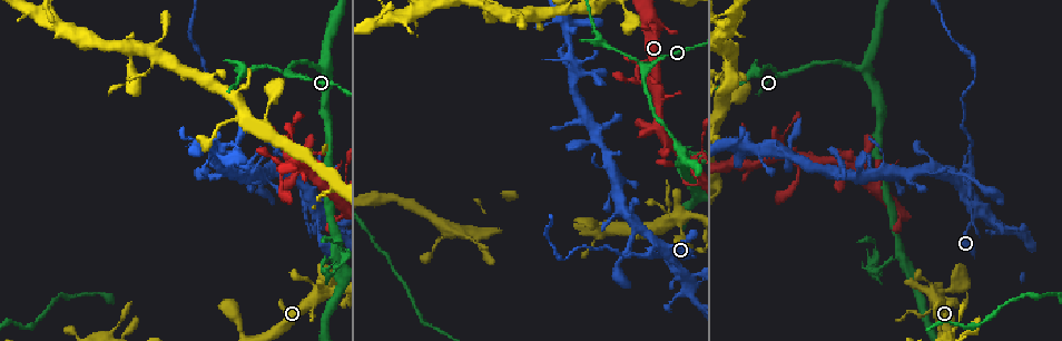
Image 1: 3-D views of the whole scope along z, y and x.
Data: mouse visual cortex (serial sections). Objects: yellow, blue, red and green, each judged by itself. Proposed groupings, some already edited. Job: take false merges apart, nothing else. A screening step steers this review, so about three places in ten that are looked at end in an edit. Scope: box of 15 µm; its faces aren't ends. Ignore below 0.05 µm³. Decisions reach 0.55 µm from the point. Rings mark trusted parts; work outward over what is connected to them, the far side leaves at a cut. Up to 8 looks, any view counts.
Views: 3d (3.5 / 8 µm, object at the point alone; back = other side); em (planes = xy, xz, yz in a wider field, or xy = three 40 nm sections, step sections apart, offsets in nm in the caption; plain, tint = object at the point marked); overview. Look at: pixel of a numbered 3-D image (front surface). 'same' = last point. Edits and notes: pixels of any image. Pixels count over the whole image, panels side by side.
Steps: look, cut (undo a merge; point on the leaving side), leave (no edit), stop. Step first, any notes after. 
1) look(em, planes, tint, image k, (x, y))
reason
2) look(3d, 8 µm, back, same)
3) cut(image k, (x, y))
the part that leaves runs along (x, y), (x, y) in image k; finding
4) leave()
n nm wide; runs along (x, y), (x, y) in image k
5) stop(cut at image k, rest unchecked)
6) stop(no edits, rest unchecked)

look(3d, 3.5 µm, back, image 1, (683, 217))
sharp bend

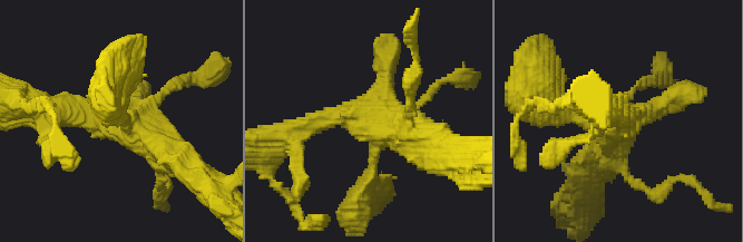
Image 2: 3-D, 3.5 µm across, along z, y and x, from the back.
leave()
runs along (194, 171), (136, 123), (68, 113) in image 2; all the same cell

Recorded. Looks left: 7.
look(3d, 3.5 µm, image 1, (1007, 230))
two arms at a narrow angle

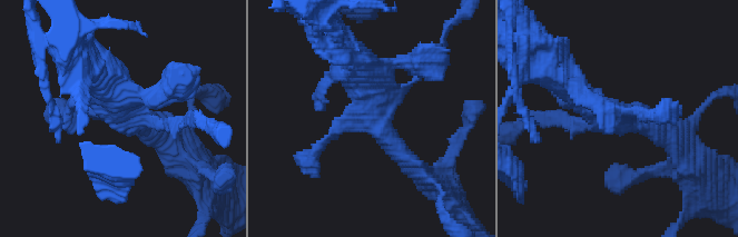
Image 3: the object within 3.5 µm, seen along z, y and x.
look(em, xy, step 2, tint, image 3, (374, 105))
shape alone is not enough

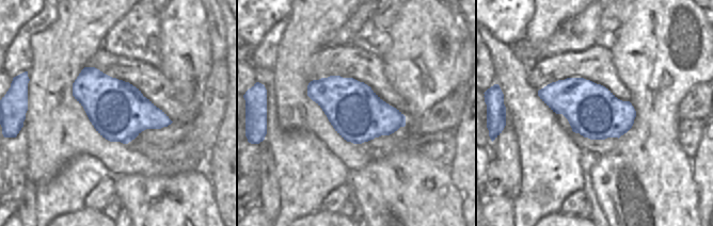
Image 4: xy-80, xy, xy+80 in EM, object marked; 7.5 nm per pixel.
cut(image 3, (560, 118))
two cells meet here

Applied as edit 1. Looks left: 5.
look(overview)

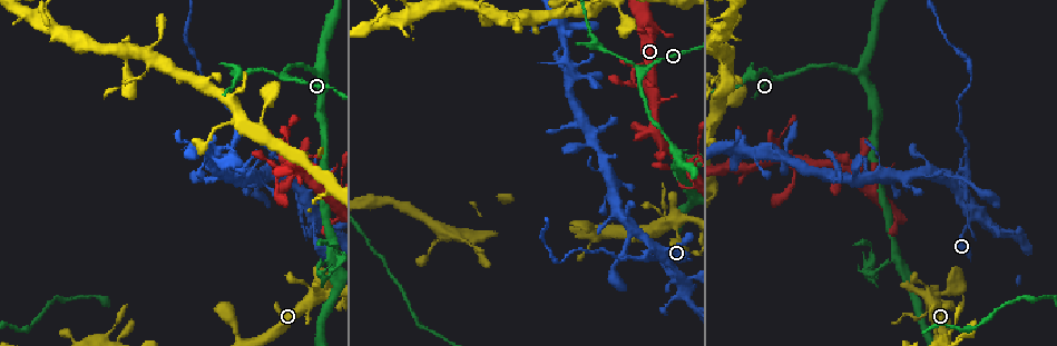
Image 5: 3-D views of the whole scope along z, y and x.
look(3d, 3.5 µm, image 5, (299, 186))
small branch off a trunk

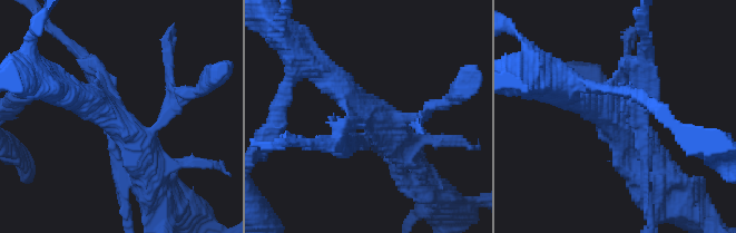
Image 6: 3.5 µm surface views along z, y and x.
look(em, planes, tint, image 6, (612, 119))

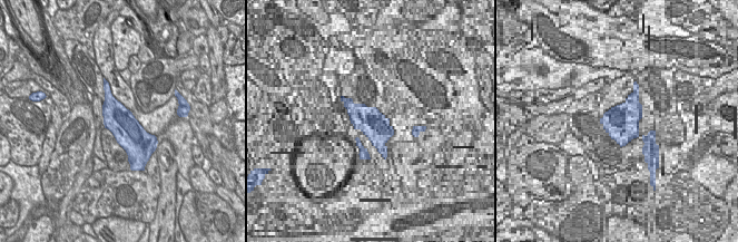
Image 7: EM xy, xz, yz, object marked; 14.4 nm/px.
cut(image 6, (650, 61))
the part that leaves runs along (627, 78), (647, 54), (645, 23) in image 6; a second cell is stuck on

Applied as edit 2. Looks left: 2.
stop(cut at image 3, cut at image 6, rest unchecked)

